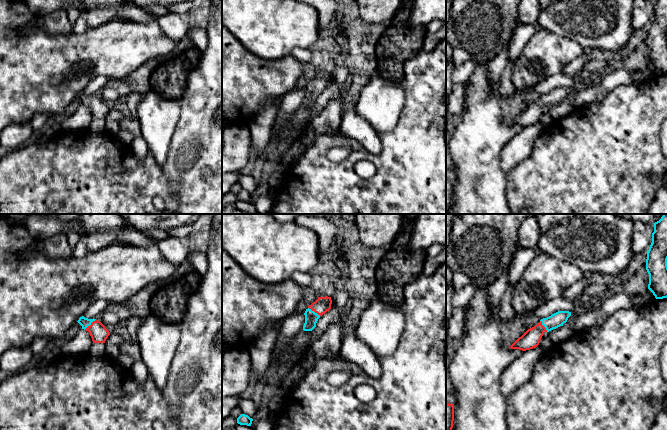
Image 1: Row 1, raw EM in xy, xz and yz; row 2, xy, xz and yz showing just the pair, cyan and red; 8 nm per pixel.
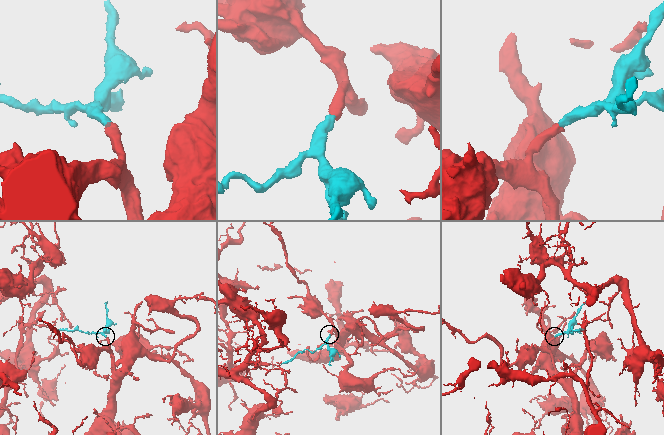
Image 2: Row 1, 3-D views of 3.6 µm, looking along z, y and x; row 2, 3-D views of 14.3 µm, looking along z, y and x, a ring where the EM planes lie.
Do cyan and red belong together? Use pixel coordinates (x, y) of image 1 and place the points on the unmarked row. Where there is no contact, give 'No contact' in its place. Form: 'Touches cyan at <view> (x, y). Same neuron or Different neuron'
Touches cyan at xy (89, 101). Same neuron

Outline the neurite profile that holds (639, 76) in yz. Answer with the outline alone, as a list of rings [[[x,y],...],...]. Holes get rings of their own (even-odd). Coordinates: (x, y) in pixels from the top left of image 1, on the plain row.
[[[648,65],[647,68],[643,71],[633,73],[633,80],[635,82],[644,81],[652,76],[655,76],[655,72],[653,69]]]

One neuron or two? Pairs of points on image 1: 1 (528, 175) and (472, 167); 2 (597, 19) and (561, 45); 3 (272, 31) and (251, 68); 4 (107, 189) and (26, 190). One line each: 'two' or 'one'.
1: two
2: two
3: two
4: one

